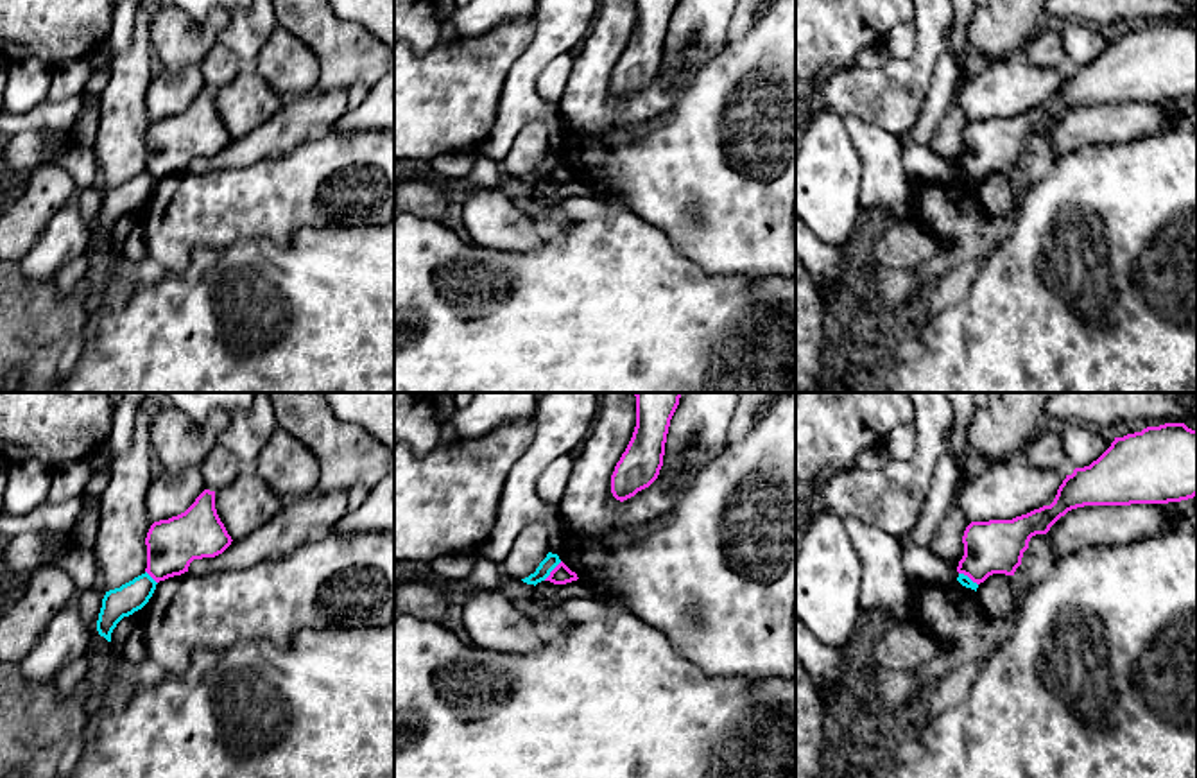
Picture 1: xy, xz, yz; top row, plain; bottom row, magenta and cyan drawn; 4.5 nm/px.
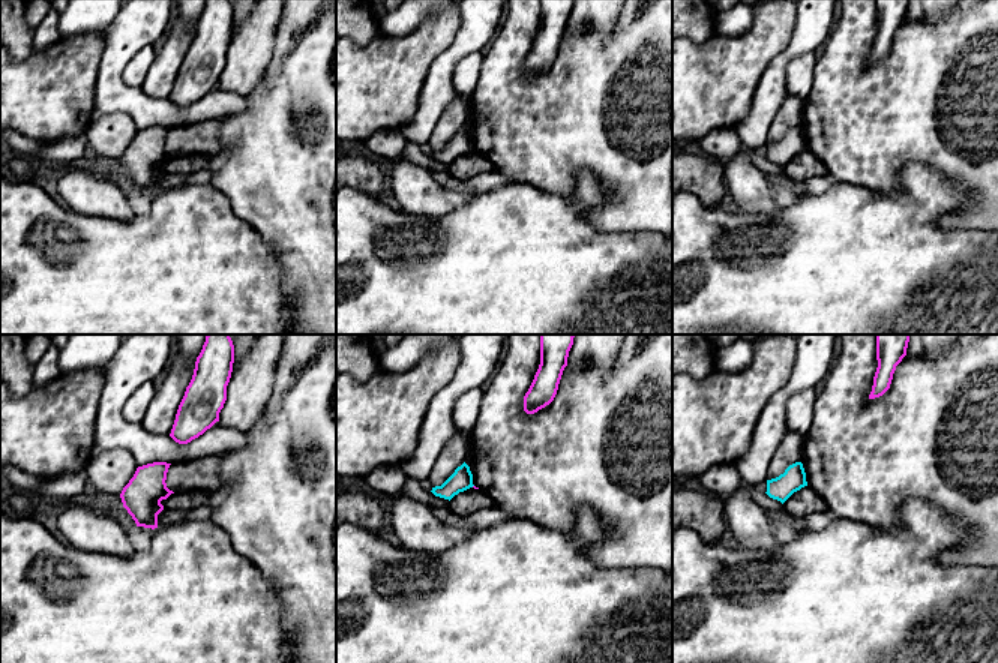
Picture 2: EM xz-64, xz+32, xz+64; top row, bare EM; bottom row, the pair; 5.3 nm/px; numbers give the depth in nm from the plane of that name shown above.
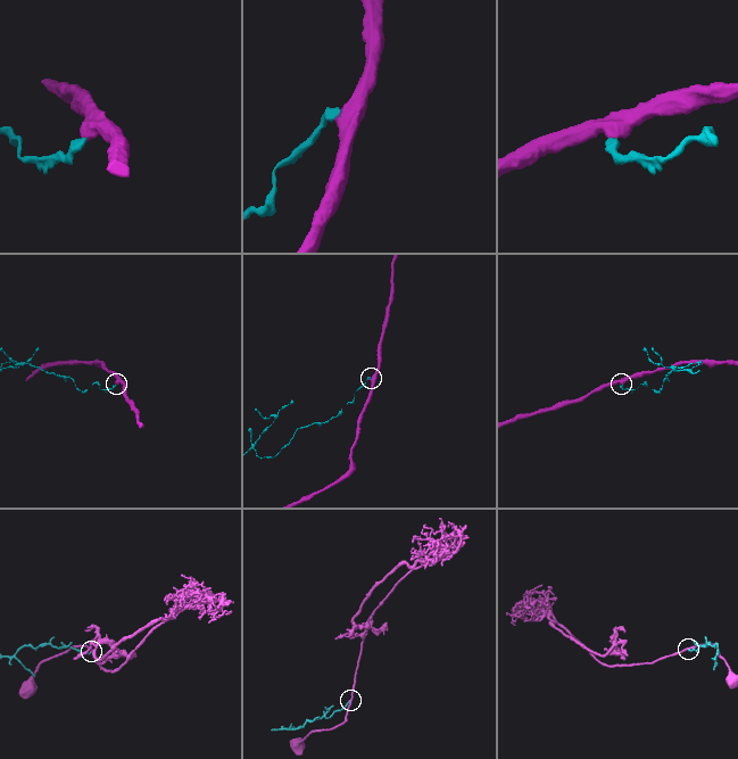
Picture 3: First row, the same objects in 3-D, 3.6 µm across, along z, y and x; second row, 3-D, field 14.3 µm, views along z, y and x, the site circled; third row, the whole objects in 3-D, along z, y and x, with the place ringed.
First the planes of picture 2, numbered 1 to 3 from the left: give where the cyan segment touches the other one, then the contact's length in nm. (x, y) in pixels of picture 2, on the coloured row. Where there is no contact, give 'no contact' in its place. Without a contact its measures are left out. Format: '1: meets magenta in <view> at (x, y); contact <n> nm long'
1: no contact
2: no contact
3: no contact

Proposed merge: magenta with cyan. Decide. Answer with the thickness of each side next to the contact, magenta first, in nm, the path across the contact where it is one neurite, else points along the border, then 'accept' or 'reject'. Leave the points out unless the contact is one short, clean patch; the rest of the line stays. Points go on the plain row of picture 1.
90 nm thick on the magenta side, 70 nm on the other; border along xz (561, 160), (543, 178); reject

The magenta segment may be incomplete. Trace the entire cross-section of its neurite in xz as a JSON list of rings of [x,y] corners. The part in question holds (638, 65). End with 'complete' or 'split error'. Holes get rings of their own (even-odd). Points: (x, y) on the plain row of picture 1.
[[[636,0],[633,36],[611,73],[611,91],[624,100],[659,73],[670,18],[679,0]]]; complete

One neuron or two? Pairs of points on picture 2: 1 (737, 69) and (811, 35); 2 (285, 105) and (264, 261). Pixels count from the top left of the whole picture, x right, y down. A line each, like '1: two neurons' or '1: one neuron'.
1: two neurons
2: two neurons

